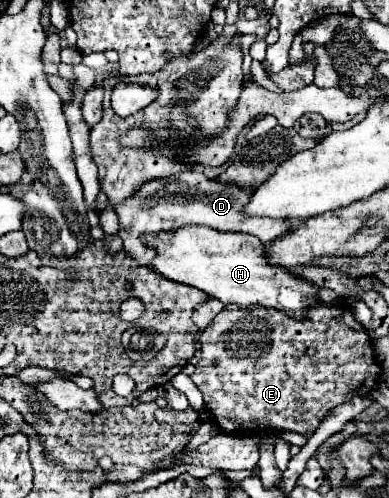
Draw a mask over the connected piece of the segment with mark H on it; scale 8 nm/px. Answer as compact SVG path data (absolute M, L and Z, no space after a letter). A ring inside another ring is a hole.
M182 225L172 231L146 233L142 237L146 247L156 251L156 257L148 265L162 277L196 287L222 303L238 303L242 307L262 305L284 311L292 317L304 317L306 309L314 305L314 293L308 295L306 289L314 289L312 283L298 279L280 267L266 263L264 245L246 233L222 233L206 225Z

